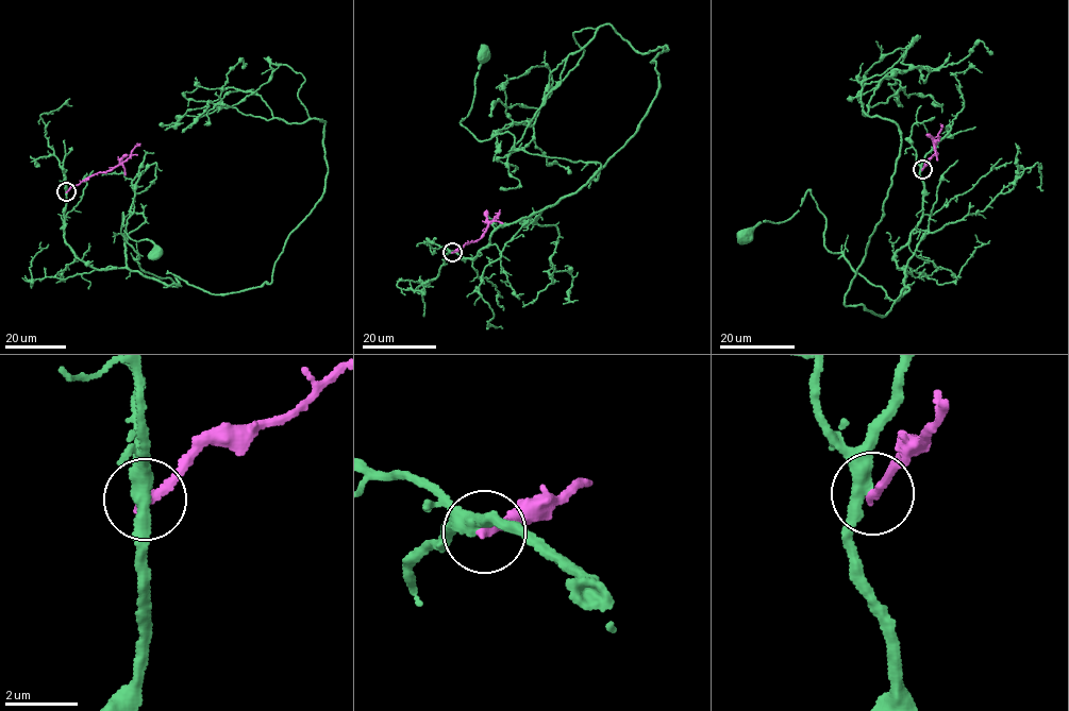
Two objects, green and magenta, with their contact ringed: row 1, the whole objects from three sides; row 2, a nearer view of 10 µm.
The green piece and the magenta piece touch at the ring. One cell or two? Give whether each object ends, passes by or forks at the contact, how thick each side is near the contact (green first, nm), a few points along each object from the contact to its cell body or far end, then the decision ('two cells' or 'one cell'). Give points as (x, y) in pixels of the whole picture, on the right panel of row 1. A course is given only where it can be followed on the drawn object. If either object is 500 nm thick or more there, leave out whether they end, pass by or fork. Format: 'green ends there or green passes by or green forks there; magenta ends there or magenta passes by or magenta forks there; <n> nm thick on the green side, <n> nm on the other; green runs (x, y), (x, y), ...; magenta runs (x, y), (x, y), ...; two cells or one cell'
green forks there; magenta ends there; 320 nm thick on the green side, 240 nm on the other; green runs (922, 169), (922, 218), (895, 257), (907, 275), (897, 300), (830, 251), (808, 191), (791, 217), (745, 238); magenta runs (922, 169), (937, 154), (934, 146), (942, 124); two cells

